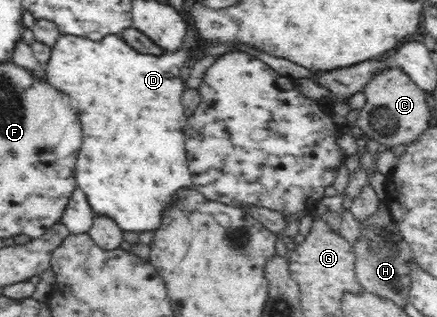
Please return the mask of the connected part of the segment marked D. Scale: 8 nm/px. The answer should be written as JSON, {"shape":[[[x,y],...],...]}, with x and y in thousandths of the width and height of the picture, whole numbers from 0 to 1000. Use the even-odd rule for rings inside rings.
{"shape":[[[247,107],[224,132],[190,114],[137,110],[101,208],[105,252],[178,328],[178,372],[192,410],[192,467],[183,473],[174,555],[165,577],[197,615],[215,675],[256,688],[281,732],[355,729],[366,719],[375,662],[419,599],[439,596],[423,470],[428,366],[412,306],[426,271],[412,218],[428,167],[412,151],[373,174],[327,170],[302,155],[277,107]]]}

